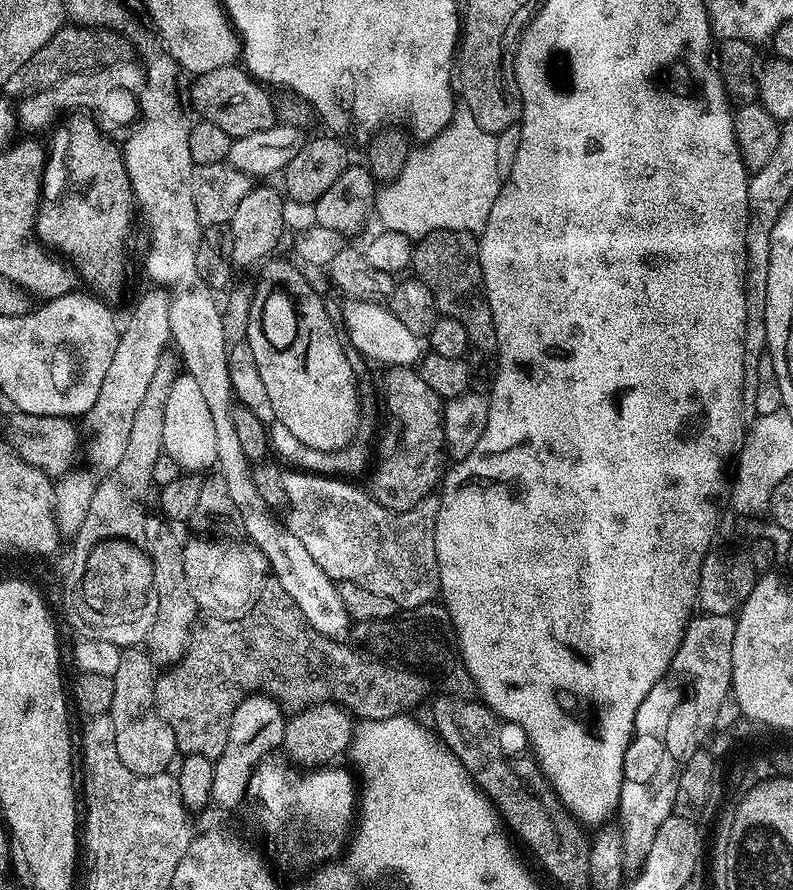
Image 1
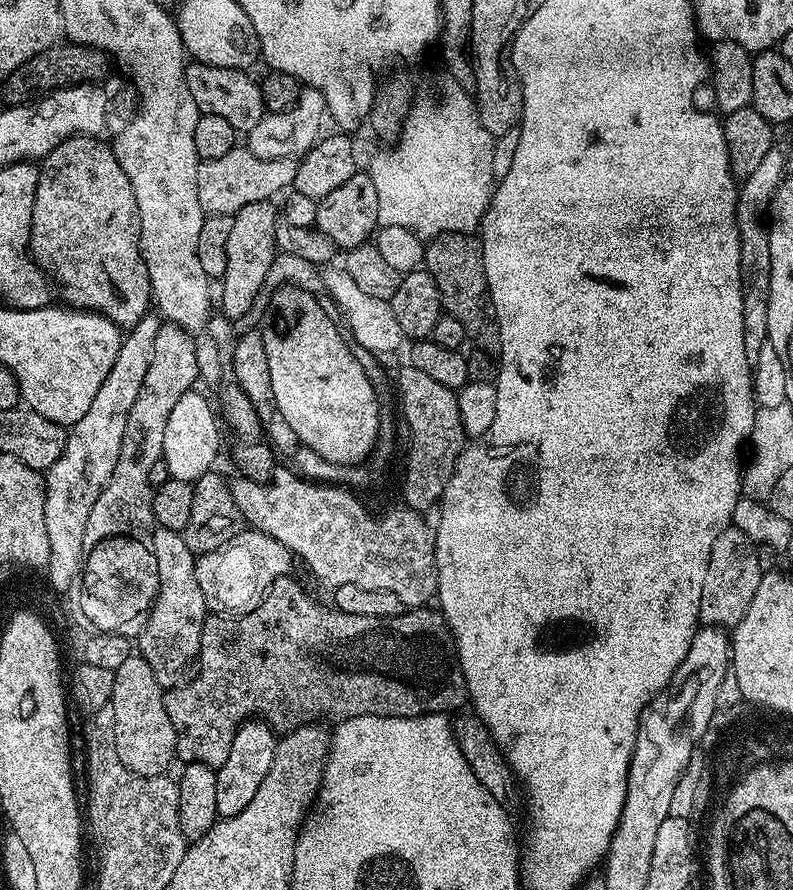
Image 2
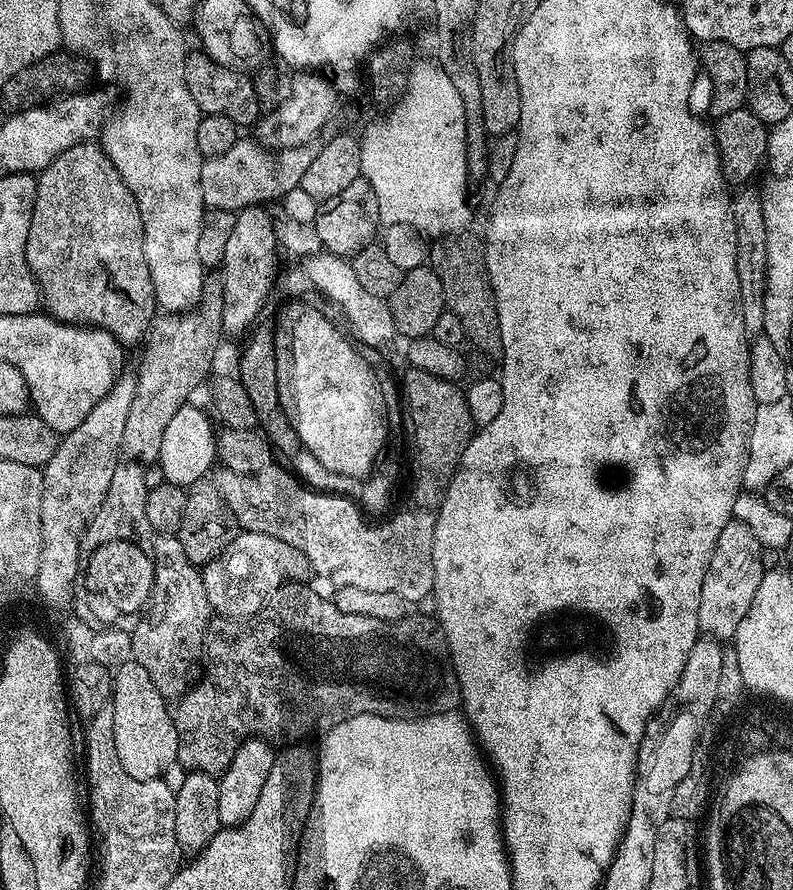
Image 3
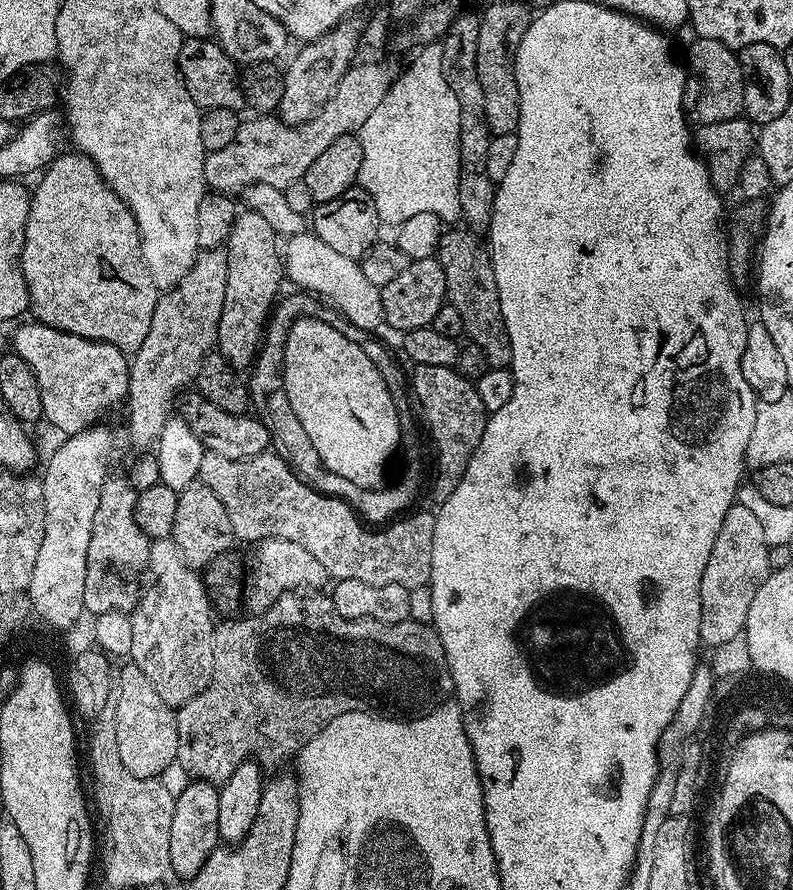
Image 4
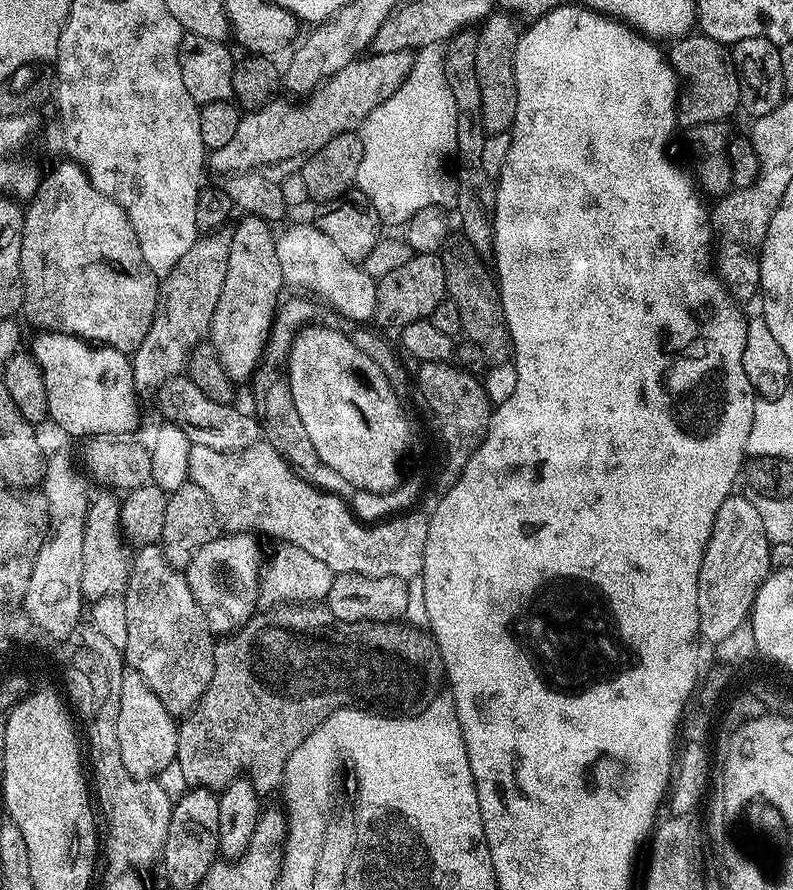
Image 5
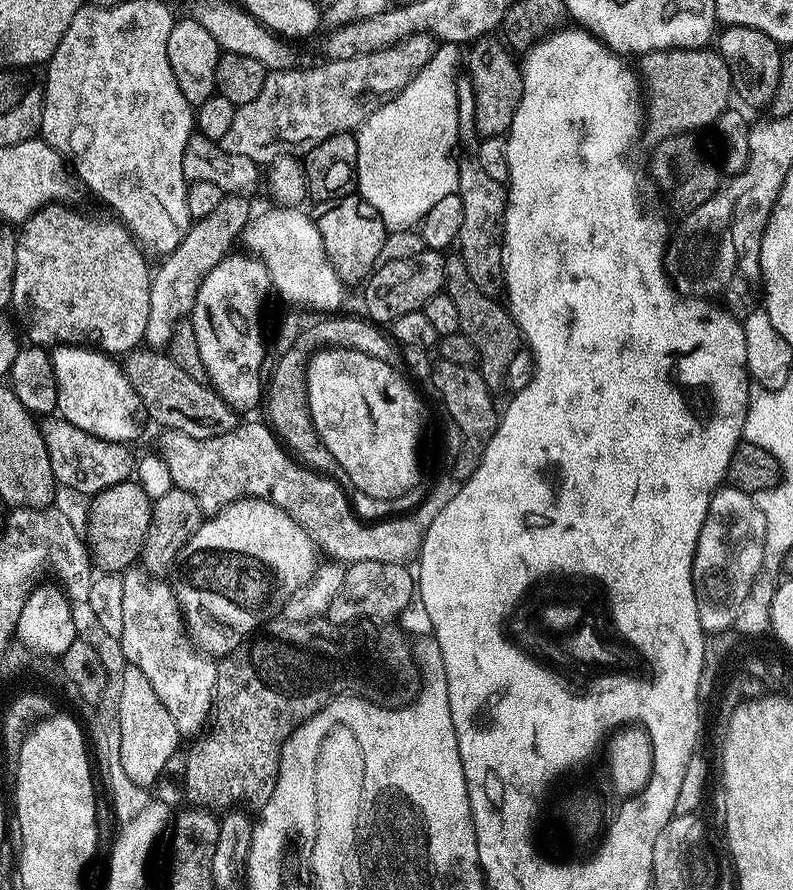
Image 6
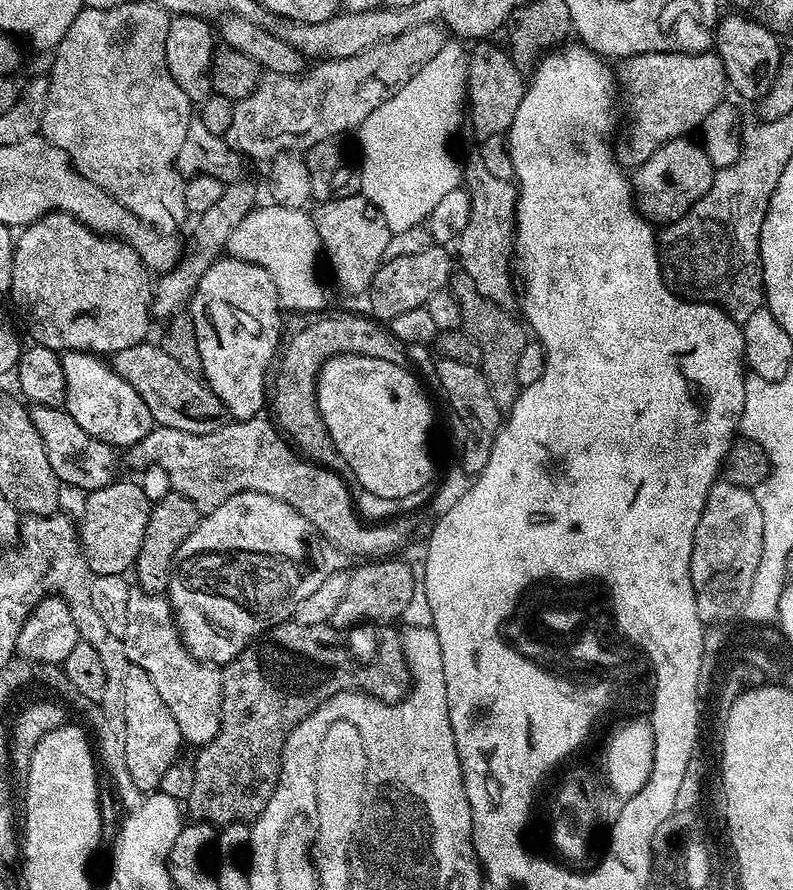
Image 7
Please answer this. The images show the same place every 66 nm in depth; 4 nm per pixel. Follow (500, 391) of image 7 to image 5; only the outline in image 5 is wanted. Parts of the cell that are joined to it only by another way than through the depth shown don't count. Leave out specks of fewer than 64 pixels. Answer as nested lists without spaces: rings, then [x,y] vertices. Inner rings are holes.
[[[448,234],[438,253],[442,270],[446,278],[447,299],[458,306],[458,315],[462,317],[462,332],[482,350],[489,365],[507,364],[513,359],[512,335],[502,310],[500,290],[493,273],[480,262],[481,255],[462,234]]]

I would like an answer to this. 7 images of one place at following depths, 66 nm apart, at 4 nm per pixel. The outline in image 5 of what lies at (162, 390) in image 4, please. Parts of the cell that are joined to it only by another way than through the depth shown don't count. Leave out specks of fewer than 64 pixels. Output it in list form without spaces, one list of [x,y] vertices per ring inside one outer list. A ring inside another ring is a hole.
[[[212,230],[201,235],[194,246],[182,254],[178,266],[163,277],[150,330],[130,356],[137,385],[158,384],[162,380],[168,382],[185,371],[190,358],[188,354],[200,339],[205,339],[212,321],[222,282],[226,280],[231,241],[232,234],[228,230]]]

